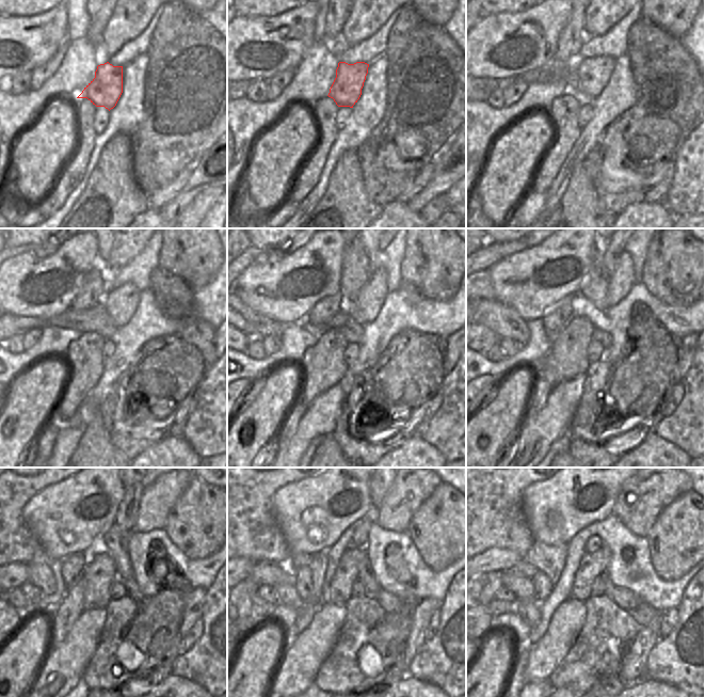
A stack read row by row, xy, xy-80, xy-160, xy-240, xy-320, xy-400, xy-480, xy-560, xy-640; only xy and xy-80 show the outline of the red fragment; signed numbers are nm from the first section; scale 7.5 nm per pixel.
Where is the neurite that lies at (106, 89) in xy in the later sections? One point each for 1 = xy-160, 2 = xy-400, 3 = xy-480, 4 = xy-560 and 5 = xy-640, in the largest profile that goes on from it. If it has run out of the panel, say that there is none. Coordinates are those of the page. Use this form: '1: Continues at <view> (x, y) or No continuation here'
1: Continues at xy-160 (590, 75)
2: Continues at xy-400 (621, 282)
3: Continues at xy-480 (157, 501)
4: Continues at xy-560 (411, 489)
5: Continues at xy-640 (657, 489)

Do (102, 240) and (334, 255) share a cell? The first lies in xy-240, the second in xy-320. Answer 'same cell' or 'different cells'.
different cells

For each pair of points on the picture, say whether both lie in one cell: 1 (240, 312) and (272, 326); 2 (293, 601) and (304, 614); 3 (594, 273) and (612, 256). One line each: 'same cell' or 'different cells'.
1: same cell
2: different cells
3: different cells

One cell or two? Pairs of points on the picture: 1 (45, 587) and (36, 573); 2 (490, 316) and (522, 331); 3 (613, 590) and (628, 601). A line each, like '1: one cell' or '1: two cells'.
1: one cell
2: one cell
3: one cell

